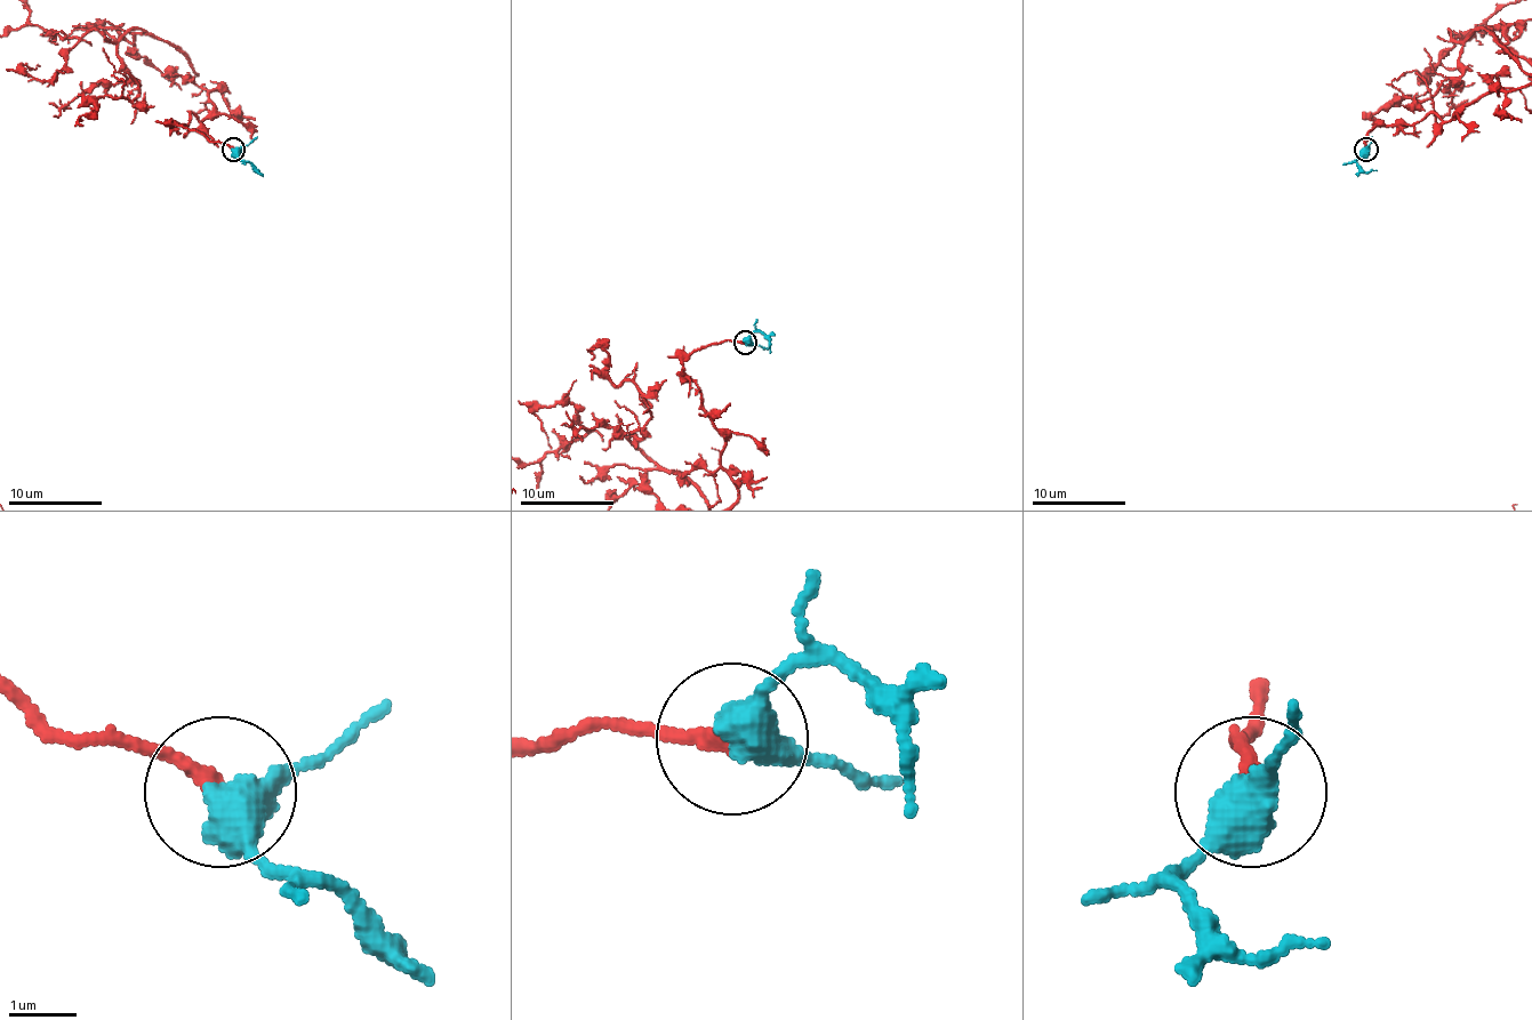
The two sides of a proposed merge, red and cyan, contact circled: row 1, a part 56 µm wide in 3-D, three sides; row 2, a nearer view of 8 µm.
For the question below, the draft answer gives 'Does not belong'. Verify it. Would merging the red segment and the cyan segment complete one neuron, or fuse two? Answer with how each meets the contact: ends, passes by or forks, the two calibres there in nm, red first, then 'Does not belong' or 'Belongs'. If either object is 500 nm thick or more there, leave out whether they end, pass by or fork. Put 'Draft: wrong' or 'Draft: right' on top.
Draft: wrong
Thickness 240 nm (red) against 550 nm. Belongs

